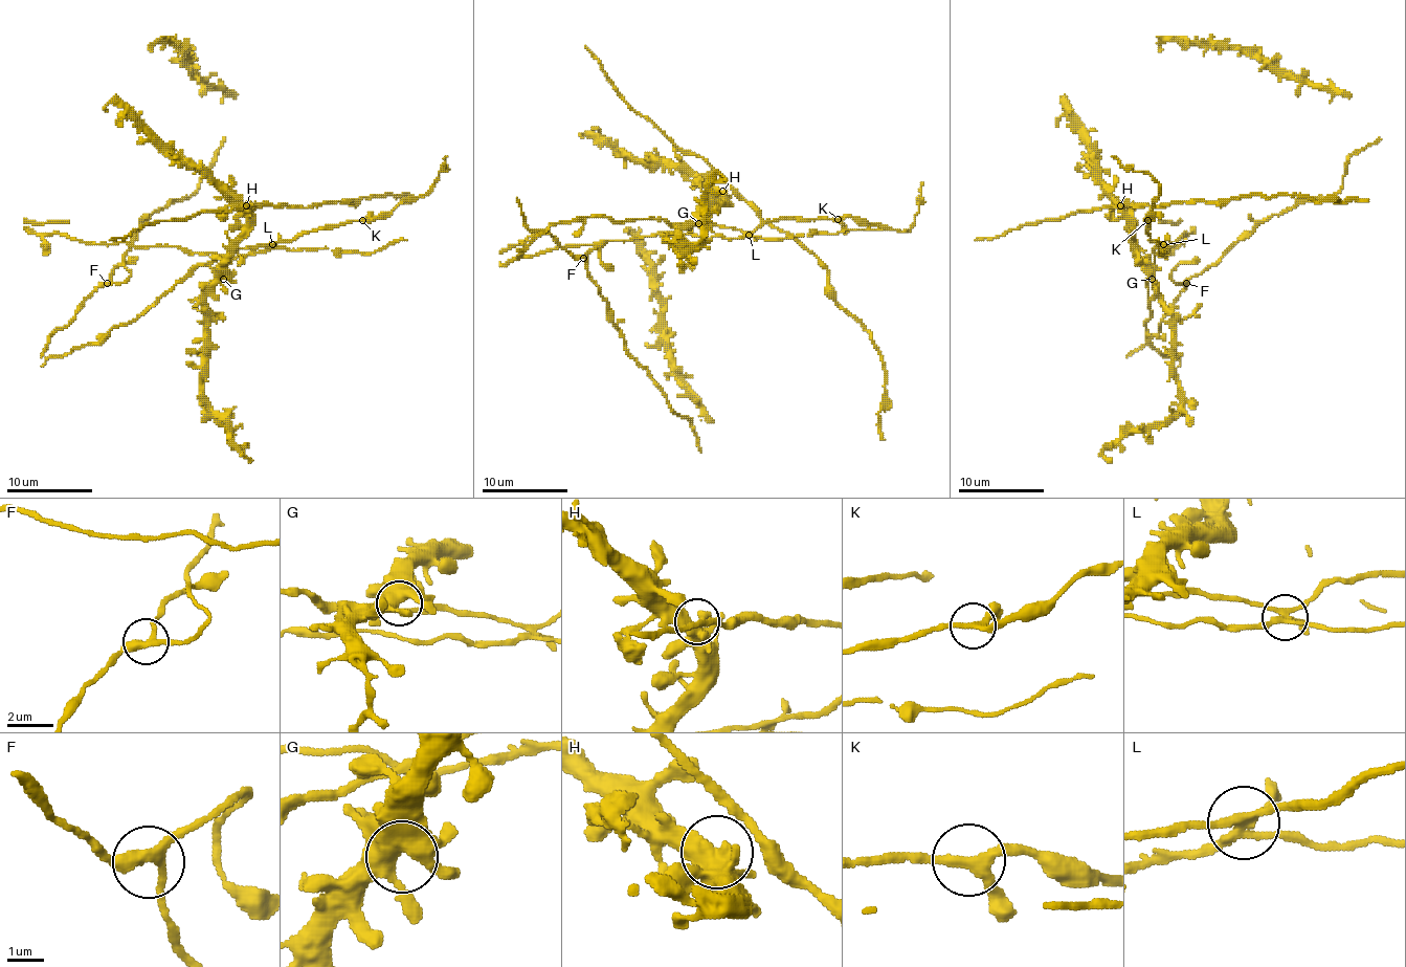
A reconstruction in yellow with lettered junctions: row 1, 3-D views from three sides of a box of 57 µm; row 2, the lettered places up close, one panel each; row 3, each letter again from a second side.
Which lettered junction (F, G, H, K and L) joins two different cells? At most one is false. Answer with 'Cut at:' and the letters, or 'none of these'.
Cut at: L

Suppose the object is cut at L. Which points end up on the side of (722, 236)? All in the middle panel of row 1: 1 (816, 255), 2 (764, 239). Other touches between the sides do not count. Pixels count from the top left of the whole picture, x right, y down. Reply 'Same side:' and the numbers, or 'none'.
Same side: 2

